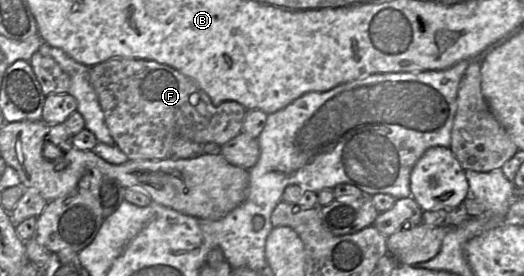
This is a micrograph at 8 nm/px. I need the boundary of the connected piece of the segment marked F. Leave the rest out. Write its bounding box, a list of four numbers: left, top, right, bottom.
[89,58,246,160]

